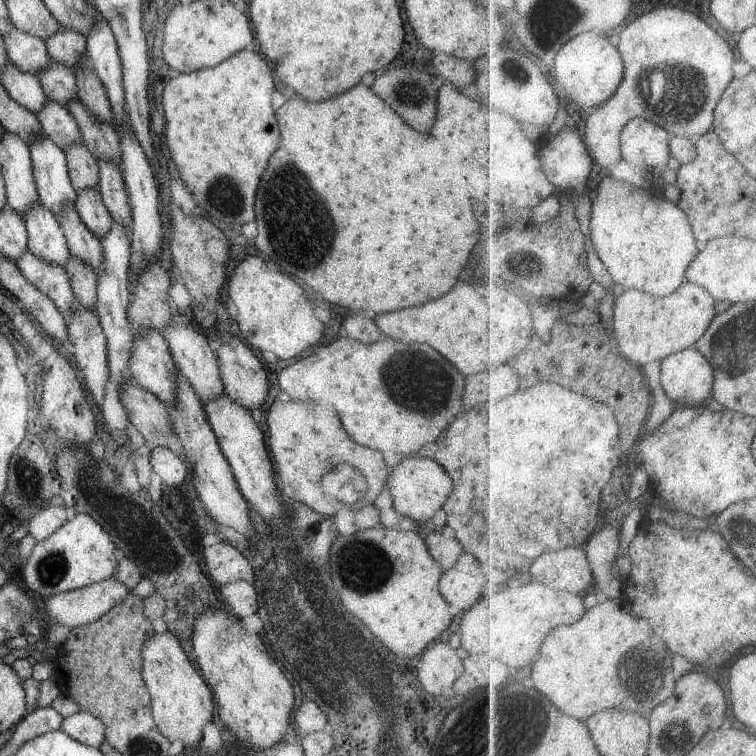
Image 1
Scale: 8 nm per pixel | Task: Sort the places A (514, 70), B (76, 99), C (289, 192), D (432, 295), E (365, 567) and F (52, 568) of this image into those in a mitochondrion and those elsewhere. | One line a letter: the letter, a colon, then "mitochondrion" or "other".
A: mitochondrion
B: other
C: mitochondrion
D: other
E: mitochondrion
F: mitochondrion

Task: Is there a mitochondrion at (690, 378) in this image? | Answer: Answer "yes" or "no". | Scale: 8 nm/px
no

